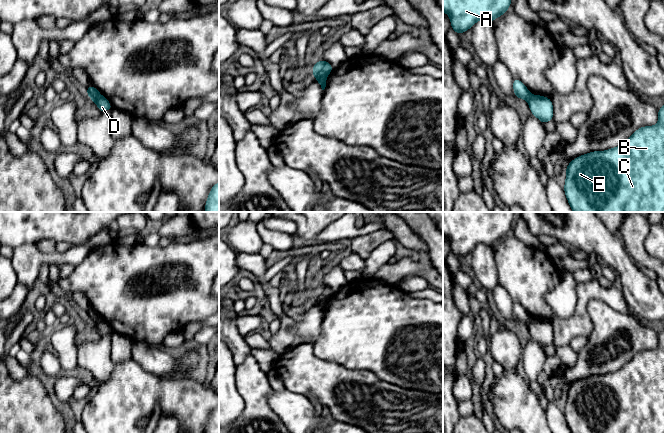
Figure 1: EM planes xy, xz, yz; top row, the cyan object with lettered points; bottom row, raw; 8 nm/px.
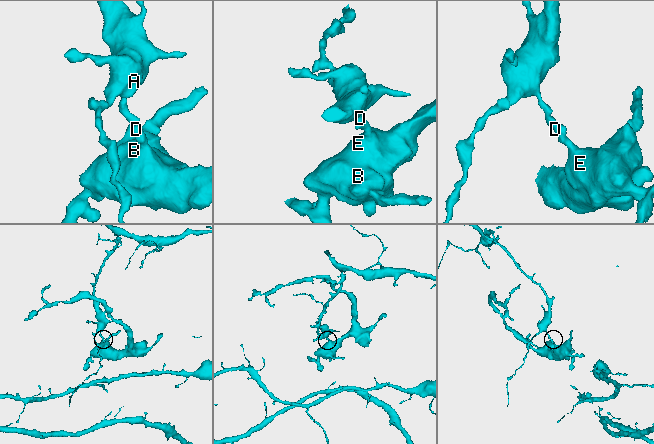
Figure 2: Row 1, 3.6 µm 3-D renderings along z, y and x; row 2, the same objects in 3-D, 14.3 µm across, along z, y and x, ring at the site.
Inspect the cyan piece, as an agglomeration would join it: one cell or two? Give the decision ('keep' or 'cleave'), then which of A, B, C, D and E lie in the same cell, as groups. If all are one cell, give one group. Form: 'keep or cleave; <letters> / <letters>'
cleave; A / B C D E

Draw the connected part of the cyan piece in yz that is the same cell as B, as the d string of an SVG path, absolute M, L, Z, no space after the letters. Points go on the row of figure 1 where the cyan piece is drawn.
M664 105L658 123L638 128L624 143L574 158L566 167L564 192L573 212L664 212Z

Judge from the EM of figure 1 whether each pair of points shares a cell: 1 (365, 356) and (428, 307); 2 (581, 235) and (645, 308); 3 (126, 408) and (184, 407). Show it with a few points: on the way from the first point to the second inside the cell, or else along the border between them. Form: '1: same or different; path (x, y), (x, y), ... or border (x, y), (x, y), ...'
1: same; path (381, 340), (396, 326), (412, 321)
2: same; path (602, 245), (632, 275), (637, 287)
3: same; path (140, 396), (170, 396)

